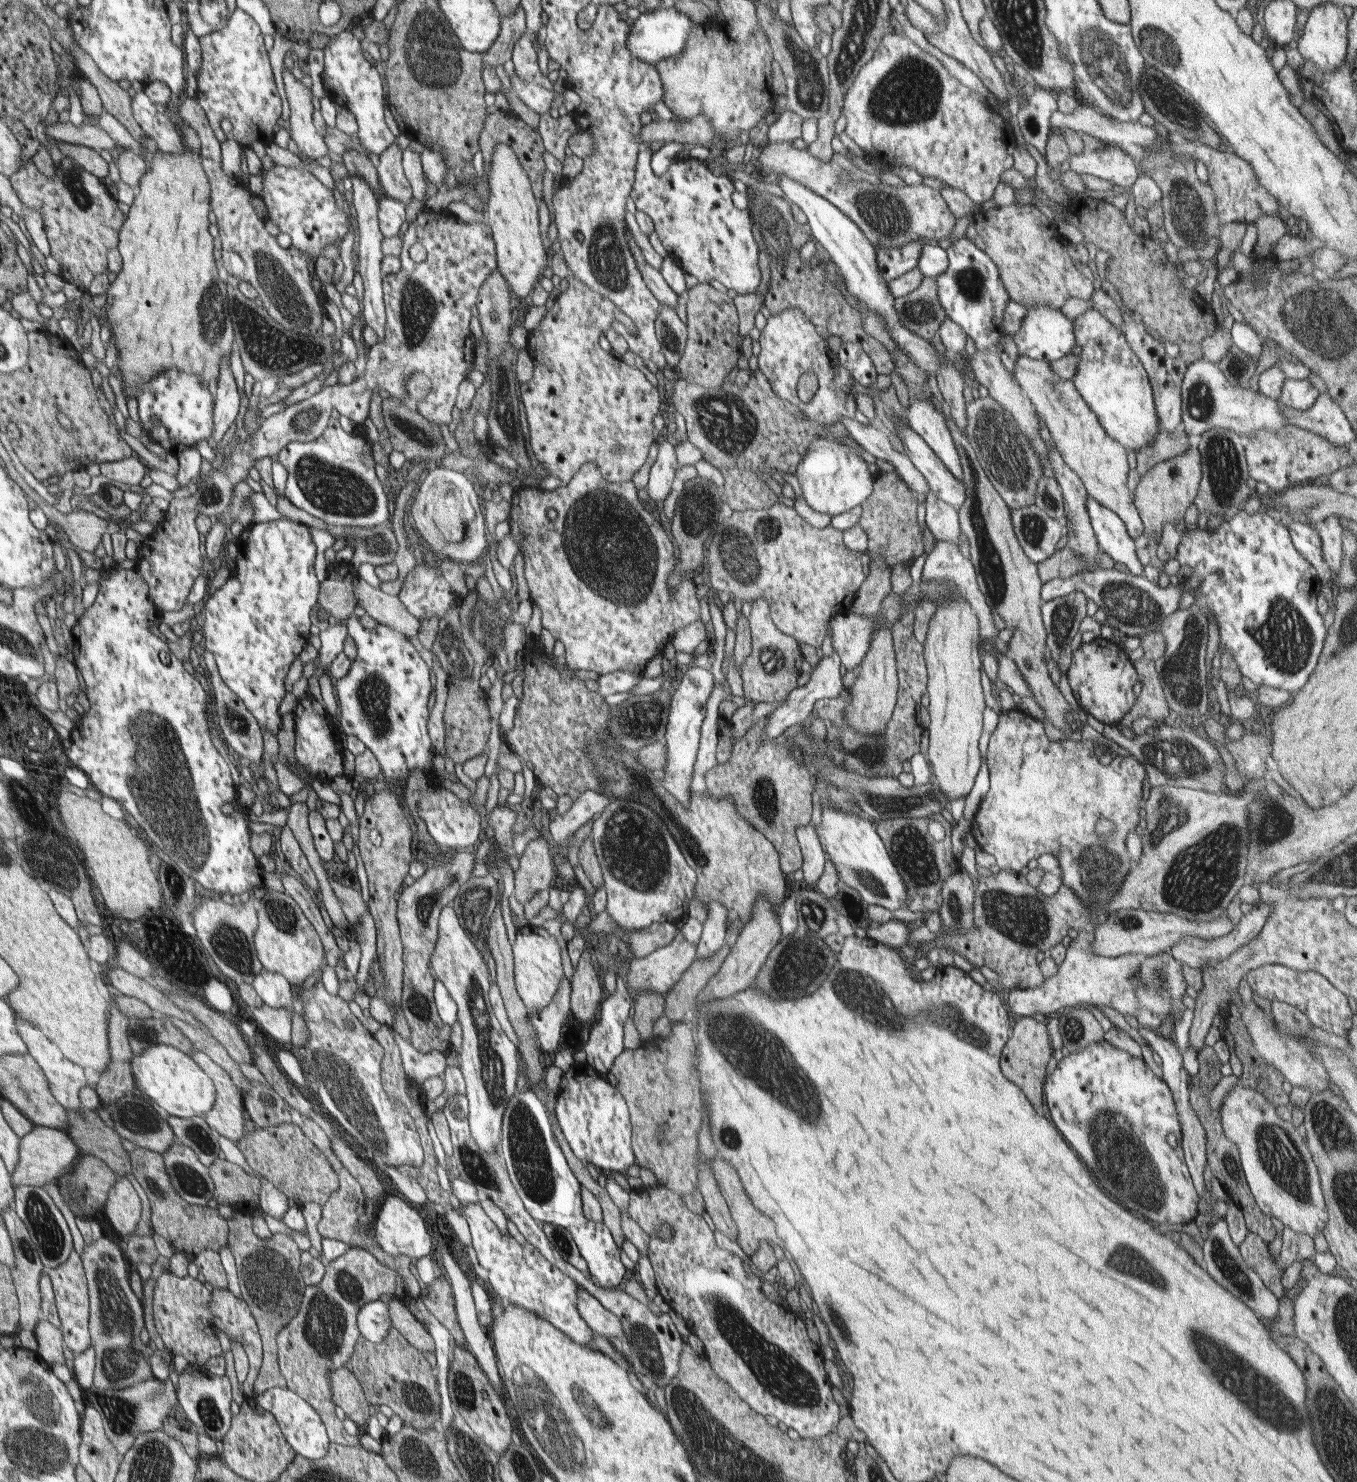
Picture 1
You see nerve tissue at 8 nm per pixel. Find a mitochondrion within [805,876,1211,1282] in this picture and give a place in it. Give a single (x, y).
(951, 1026)

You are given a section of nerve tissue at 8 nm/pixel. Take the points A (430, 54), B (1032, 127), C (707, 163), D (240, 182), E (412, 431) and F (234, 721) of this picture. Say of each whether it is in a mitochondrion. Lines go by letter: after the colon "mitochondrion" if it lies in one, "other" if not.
A: mitochondrion
B: other
C: other
D: other
E: mitochondrion
F: mitochondrion

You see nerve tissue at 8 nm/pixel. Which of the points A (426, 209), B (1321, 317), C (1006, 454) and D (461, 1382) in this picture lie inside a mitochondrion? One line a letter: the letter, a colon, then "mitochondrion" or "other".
A: other
B: mitochondrion
C: mitochondrion
D: mitochondrion

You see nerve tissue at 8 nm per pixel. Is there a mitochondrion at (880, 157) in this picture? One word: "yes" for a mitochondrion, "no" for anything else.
no

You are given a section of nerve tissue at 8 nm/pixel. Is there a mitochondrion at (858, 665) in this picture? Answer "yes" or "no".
no

